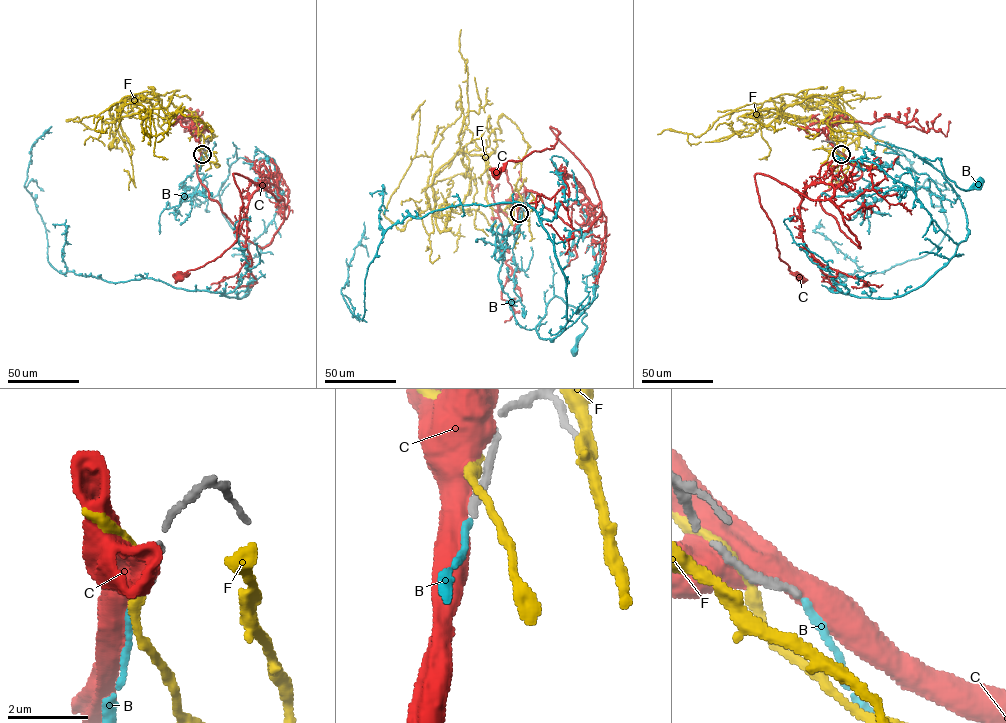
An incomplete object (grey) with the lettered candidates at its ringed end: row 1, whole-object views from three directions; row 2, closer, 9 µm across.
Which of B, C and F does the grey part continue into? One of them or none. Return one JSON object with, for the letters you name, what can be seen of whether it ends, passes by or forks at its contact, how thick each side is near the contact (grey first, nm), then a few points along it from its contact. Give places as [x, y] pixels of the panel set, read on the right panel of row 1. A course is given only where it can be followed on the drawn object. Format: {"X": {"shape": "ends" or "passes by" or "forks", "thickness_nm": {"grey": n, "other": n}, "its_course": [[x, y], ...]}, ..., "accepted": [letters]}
{"B": {"shape": "ends", "thickness_nm": {"grey": 200, "other": 160}, "its_course": [[841, 154], [863, 170], [896, 161], [925, 173], [952, 202], [924, 157], [941, 159], [961, 189], [978, 182]]}, "accepted": ["B"]}

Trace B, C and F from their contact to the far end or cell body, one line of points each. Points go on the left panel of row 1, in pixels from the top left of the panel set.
B: (201, 154), (192, 193), (201, 202), (239, 157), (266, 158), (270, 185), (257, 182)
C: (201, 153), (196, 175), (247, 239), (265, 247), (283, 221), (283, 200), (234, 173), (236, 241), (178, 277)
F: (202, 153), (196, 121), (172, 97), (115, 120), (117, 110), (130, 155), (114, 103), (66, 121), (107, 132)

